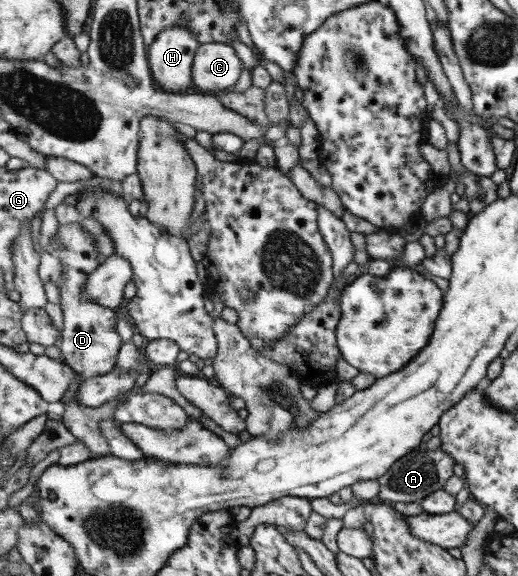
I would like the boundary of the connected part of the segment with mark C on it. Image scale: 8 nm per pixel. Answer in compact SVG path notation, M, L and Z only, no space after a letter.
M221 42L202 44L193 62L193 83L205 94L232 90L243 67L235 46Z

